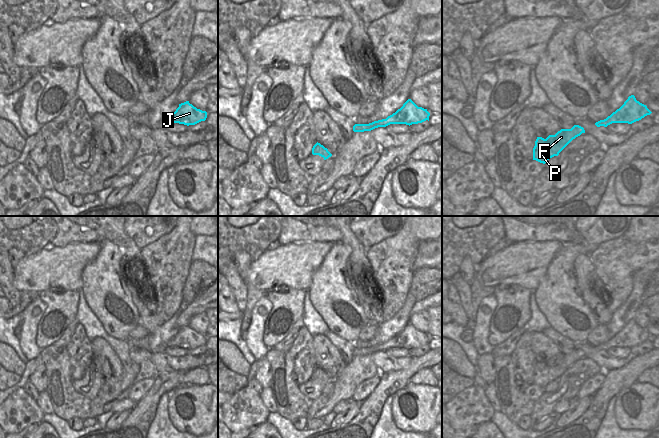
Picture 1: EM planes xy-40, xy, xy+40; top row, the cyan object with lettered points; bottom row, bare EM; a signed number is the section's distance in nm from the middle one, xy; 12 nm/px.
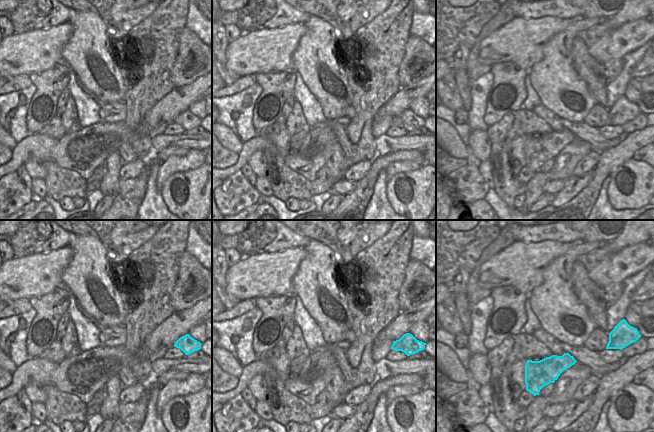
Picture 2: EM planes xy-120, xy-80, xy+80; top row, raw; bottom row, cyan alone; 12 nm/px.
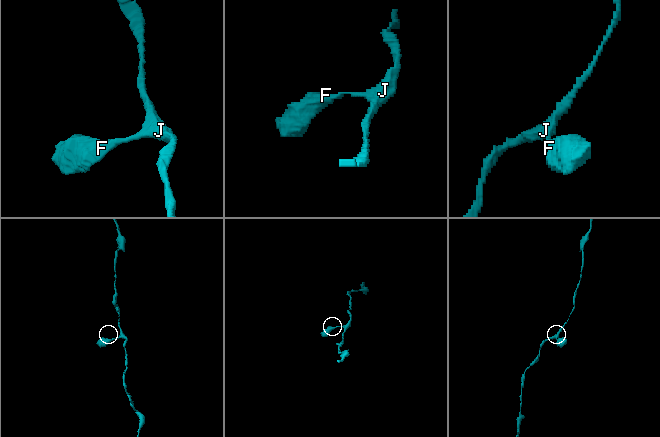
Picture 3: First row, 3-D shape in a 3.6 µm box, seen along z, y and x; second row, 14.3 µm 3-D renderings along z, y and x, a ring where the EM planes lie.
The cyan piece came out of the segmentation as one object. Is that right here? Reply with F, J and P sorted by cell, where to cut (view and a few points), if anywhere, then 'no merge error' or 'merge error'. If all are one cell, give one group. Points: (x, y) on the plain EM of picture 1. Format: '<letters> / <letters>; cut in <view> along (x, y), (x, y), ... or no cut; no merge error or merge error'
F J P; no cut; no merge error

